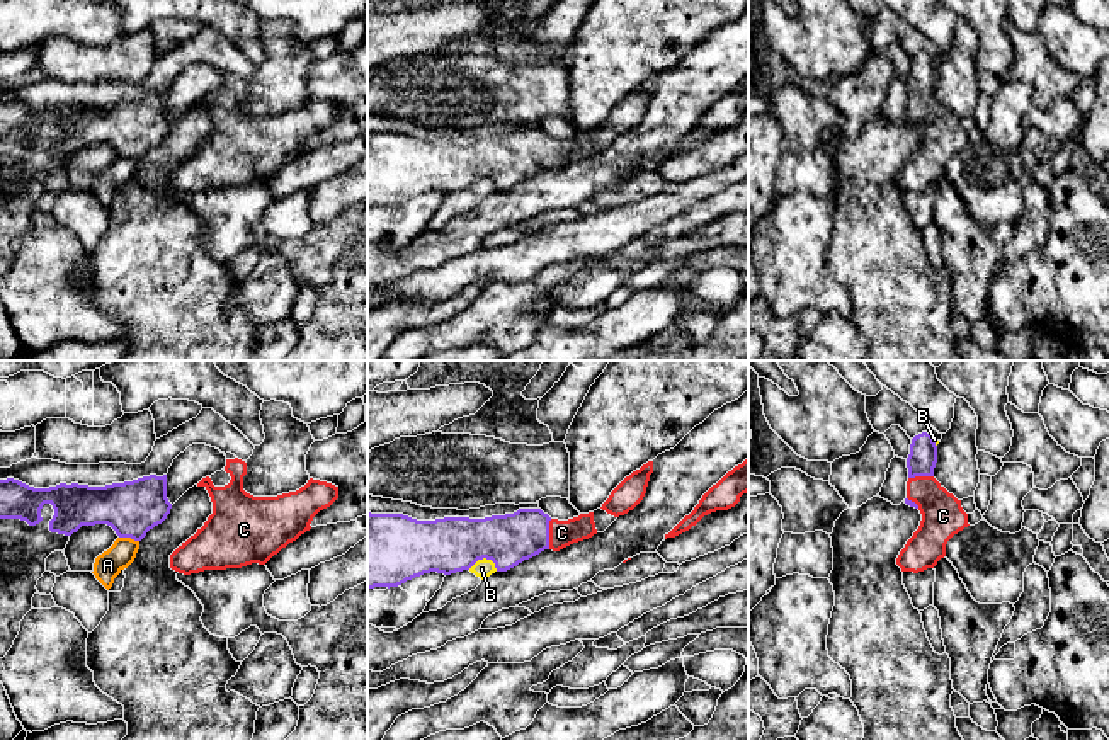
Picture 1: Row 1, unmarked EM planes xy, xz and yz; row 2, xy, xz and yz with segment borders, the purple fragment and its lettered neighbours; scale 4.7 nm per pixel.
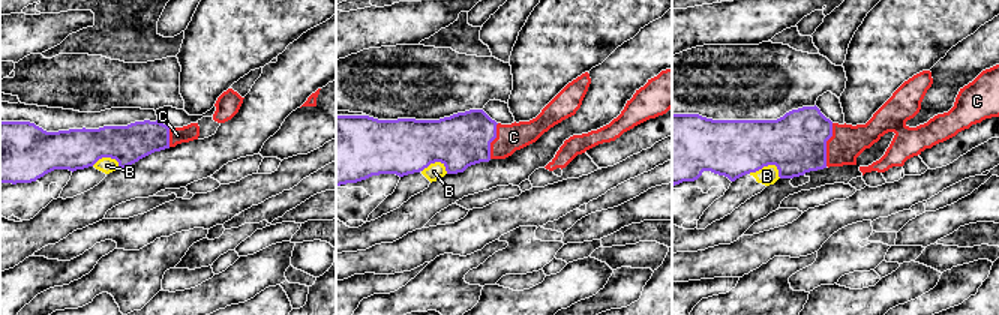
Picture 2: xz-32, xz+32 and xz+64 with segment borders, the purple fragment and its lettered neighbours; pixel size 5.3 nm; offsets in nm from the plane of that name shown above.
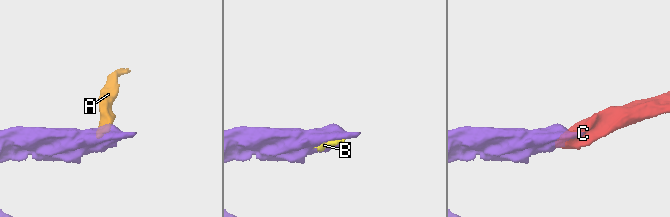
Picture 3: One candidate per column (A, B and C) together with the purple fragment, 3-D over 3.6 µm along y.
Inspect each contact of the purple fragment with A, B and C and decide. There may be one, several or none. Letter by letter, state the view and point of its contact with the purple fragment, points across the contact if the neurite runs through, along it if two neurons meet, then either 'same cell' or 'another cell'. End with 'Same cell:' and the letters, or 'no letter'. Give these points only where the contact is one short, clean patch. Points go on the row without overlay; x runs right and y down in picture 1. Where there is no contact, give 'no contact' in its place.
A: meets purple in xy at (130, 155); border along xy (119, 155), (130, 155), (138, 160); another cell
B: meets purple in xz at (485, 176); another cell
C: meets purple in xz at (548, 153); same cell
Same cell: C

